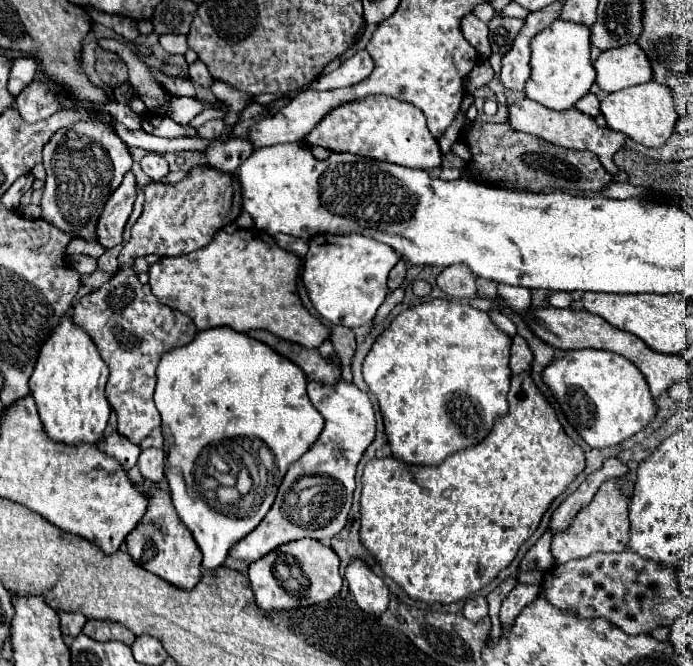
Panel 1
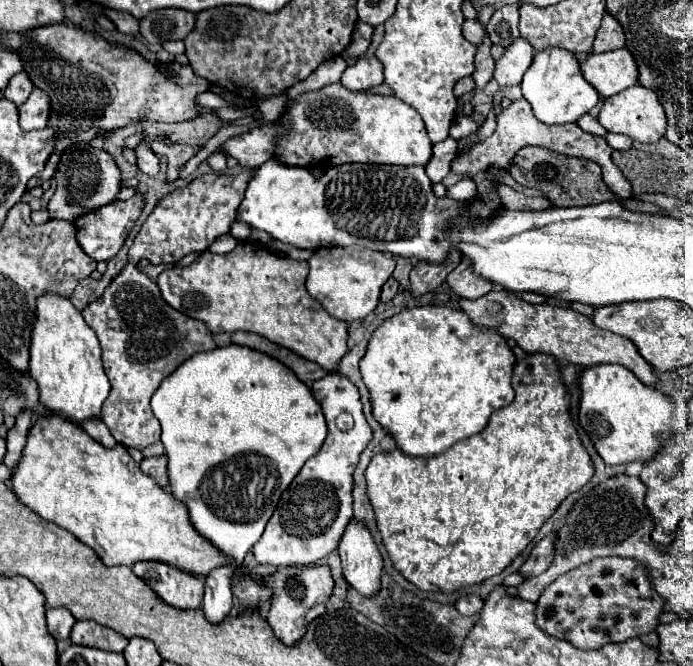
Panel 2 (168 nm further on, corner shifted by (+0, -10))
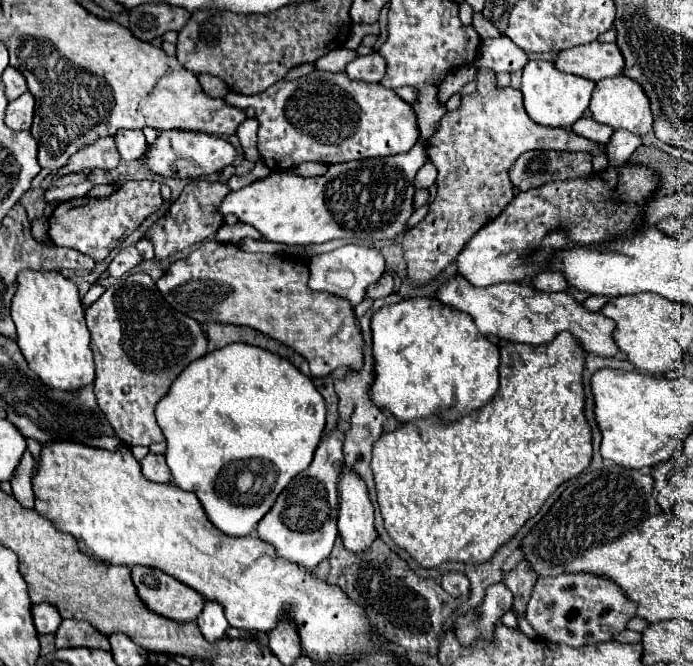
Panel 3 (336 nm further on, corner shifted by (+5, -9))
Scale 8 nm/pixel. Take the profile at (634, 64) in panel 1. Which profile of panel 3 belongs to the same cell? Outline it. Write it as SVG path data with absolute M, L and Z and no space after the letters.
M596 40L584 46L574 46L572 50L562 50L554 60L554 66L560 72L598 82L602 78L622 74L624 58L616 44L602 44Z

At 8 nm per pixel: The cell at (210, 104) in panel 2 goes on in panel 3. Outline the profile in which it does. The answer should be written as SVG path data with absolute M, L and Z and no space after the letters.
M314 70L308 76L296 80L280 80L272 84L268 90L254 96L242 96L230 92L224 100L238 108L256 110L256 118L260 122L258 150L262 154L264 164L272 172L286 172L302 162L338 164L338 162L350 162L362 158L392 156L392 154L408 152L418 140L416 114L408 102L404 102L394 90L384 88L380 82L356 82L348 78L344 72Z

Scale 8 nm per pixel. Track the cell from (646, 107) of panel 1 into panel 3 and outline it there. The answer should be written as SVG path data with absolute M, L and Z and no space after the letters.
M618 74L616 78L604 78L602 82L596 84L590 100L590 112L596 122L608 124L614 130L630 130L638 136L644 136L646 132L652 130L652 112L650 112L650 100L640 88L638 82L626 78L624 74Z

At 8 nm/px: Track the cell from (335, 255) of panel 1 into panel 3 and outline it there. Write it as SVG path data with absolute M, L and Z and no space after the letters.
M342 246L338 250L332 250L328 254L318 254L310 260L310 282L308 286L312 290L326 290L330 294L336 294L340 298L350 300L352 306L358 306L364 296L368 284L374 284L384 274L384 258L374 248L364 246Z

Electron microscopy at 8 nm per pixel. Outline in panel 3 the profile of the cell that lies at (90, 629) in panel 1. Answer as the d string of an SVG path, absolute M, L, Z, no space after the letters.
M62 620L60 628L56 630L56 648L70 648L70 646L86 646L86 648L100 648L110 650L108 638L94 630L88 622L80 620Z

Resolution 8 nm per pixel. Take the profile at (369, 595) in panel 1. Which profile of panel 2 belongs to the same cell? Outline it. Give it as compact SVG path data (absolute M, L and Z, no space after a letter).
M351 519L339 543L339 555L349 587L357 589L363 597L379 595L383 559L369 531L361 527L361 523L357 523L355 519Z

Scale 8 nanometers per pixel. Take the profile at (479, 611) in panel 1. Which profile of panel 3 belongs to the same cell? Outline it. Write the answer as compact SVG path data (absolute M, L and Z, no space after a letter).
M448 572L442 576L442 588L450 594L450 596L468 596L470 590L470 582L462 572Z

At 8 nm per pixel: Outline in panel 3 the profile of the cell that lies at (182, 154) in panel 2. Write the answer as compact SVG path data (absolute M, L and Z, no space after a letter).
M142 180L142 182L126 182L120 190L106 198L72 198L68 202L60 202L52 216L48 218L48 236L56 246L74 248L96 262L104 260L116 244L120 244L126 236L130 236L148 216L158 212L162 206L160 184Z

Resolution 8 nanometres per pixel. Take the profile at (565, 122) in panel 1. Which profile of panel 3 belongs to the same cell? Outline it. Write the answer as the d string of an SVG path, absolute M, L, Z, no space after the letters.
M478 70L476 80L478 90L462 96L460 108L446 112L430 140L426 140L426 154L438 170L436 200L424 220L402 238L408 276L416 286L440 274L462 252L464 244L512 202L514 186L508 170L522 152L552 148L596 154L598 150L596 144L566 128L544 128L532 122L524 110L520 90L512 86L498 88L492 70Z

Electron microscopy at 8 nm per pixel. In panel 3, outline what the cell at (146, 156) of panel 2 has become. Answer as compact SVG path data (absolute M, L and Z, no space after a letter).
M120 130L120 134L116 134L114 138L116 138L116 148L122 160L142 158L148 148L142 130Z

